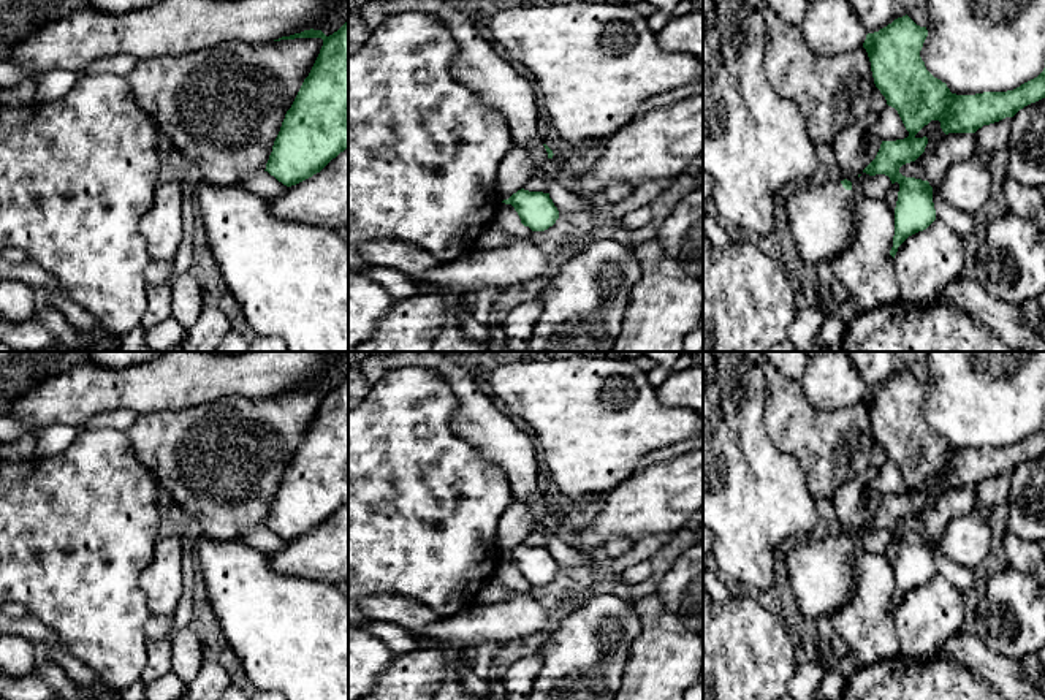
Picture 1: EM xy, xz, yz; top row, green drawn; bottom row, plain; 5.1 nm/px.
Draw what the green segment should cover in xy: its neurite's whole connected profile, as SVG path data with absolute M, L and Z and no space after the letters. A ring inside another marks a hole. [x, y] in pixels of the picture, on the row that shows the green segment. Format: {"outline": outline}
{"outline": "M348 21L329 36L321 30L310 29L274 41L294 38L321 38L323 46L285 114L266 163L264 171L287 187L320 173L332 158L348 149Z"}

